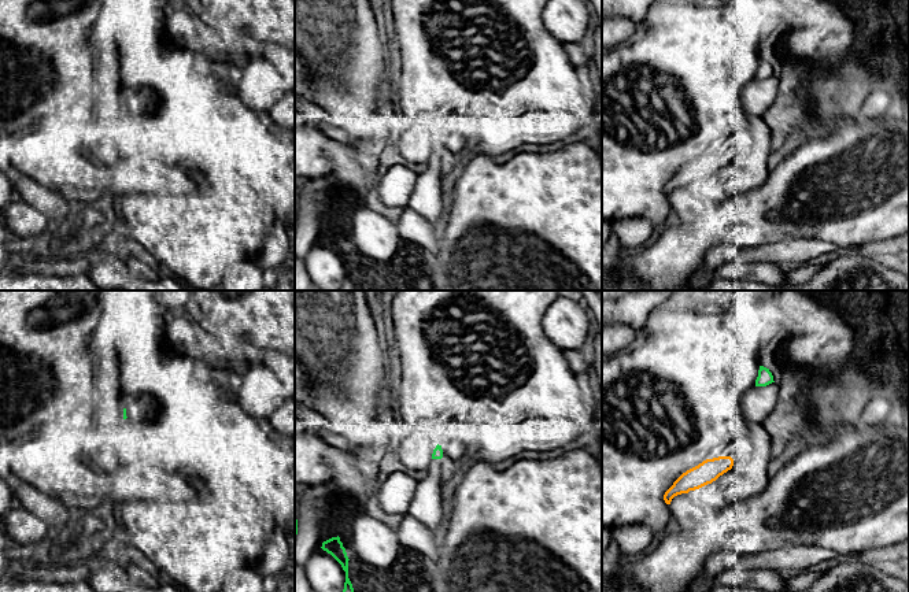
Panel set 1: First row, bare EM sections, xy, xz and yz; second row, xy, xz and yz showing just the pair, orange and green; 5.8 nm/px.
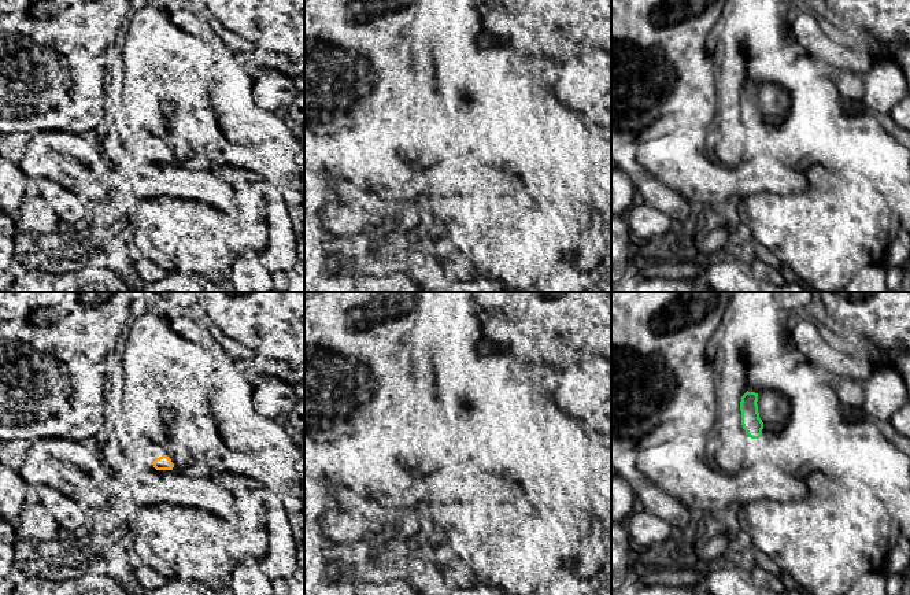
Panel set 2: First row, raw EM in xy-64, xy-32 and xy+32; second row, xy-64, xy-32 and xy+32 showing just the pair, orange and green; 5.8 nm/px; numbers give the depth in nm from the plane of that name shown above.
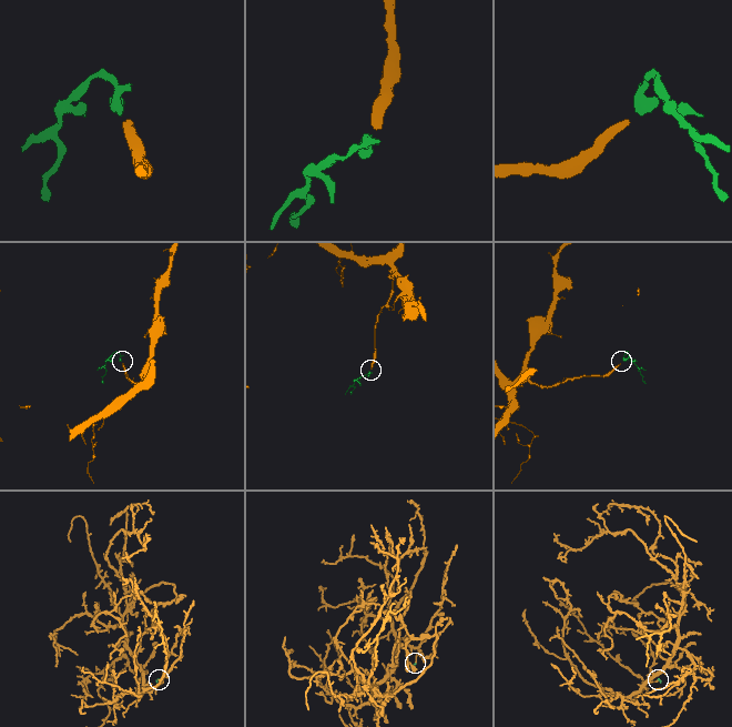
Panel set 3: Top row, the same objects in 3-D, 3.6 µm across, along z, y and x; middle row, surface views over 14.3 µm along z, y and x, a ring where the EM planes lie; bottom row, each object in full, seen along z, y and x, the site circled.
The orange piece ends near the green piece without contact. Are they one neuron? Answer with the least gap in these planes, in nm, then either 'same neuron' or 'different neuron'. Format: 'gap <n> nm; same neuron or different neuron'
gap 440 nm; same neuron

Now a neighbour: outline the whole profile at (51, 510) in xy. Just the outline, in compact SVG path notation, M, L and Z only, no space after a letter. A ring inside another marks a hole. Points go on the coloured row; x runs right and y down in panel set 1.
M19 486L18 500L37 517L43 518L63 534L73 526L71 510L63 506L59 500L45 495L32 486Z

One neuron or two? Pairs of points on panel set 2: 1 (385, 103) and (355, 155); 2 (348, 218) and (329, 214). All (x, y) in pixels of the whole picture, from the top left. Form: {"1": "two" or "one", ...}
{"1": "two", "2": "one"}

